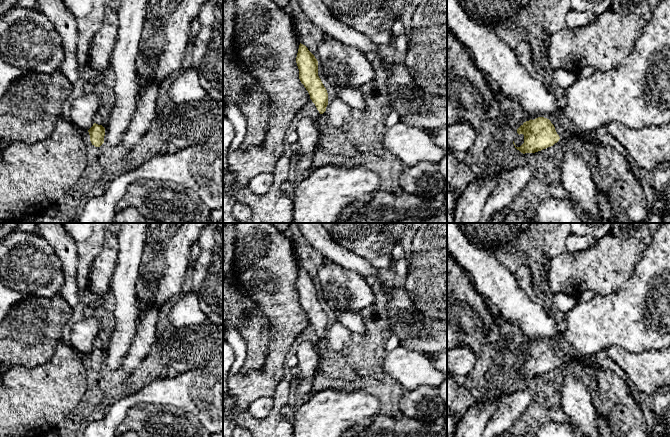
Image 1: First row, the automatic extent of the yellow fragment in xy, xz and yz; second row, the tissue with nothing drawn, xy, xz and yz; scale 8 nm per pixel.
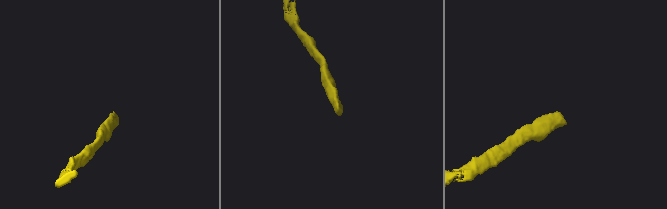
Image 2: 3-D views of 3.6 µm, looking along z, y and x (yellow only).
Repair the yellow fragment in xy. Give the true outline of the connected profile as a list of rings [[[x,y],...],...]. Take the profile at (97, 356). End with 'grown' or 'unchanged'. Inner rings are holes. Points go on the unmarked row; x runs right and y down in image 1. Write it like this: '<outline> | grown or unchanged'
[[[99,337],[94,342],[93,350],[88,354],[90,365],[95,371],[100,371],[104,367],[105,352],[102,350],[103,342]]] | grown

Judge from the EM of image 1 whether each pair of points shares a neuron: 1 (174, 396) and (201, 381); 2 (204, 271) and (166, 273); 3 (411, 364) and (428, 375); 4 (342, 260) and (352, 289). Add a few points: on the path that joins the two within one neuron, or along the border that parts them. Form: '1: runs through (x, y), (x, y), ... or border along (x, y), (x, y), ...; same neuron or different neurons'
1: runs through (181, 391), (191, 391), (194, 388); same neuron
2: border along (192, 267), (189, 274); different neurons
3: runs through (415, 368), (424, 373); same neuron
4: border along (326, 259), (355, 271), (366, 280); different neurons

